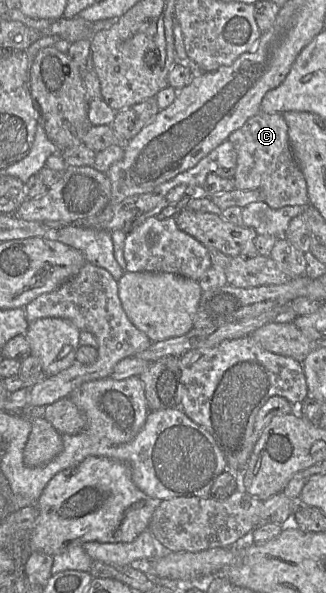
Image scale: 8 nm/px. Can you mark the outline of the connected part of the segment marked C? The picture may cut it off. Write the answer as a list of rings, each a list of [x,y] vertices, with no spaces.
[[[260,111],[232,132],[227,140],[232,143],[237,154],[236,170],[232,177],[235,189],[260,190],[263,201],[272,209],[309,205],[307,184],[293,156],[288,127],[282,114]]]

